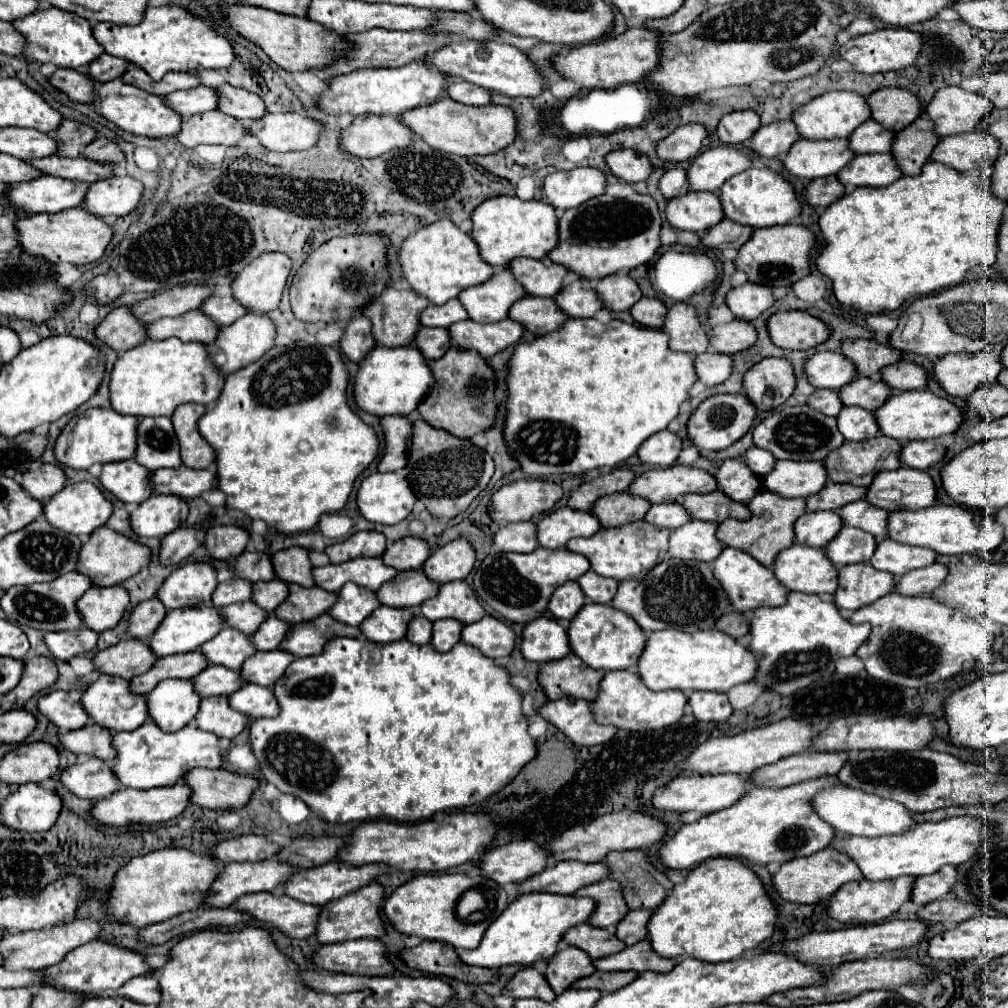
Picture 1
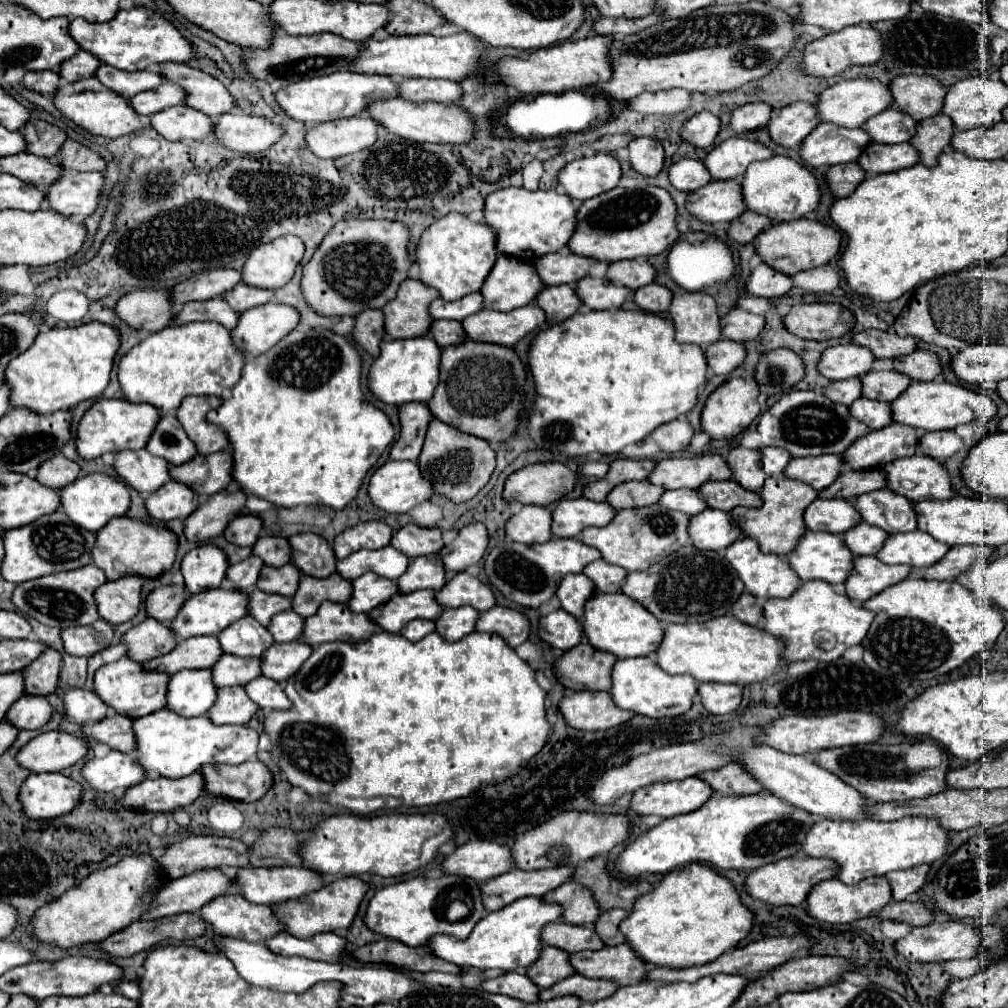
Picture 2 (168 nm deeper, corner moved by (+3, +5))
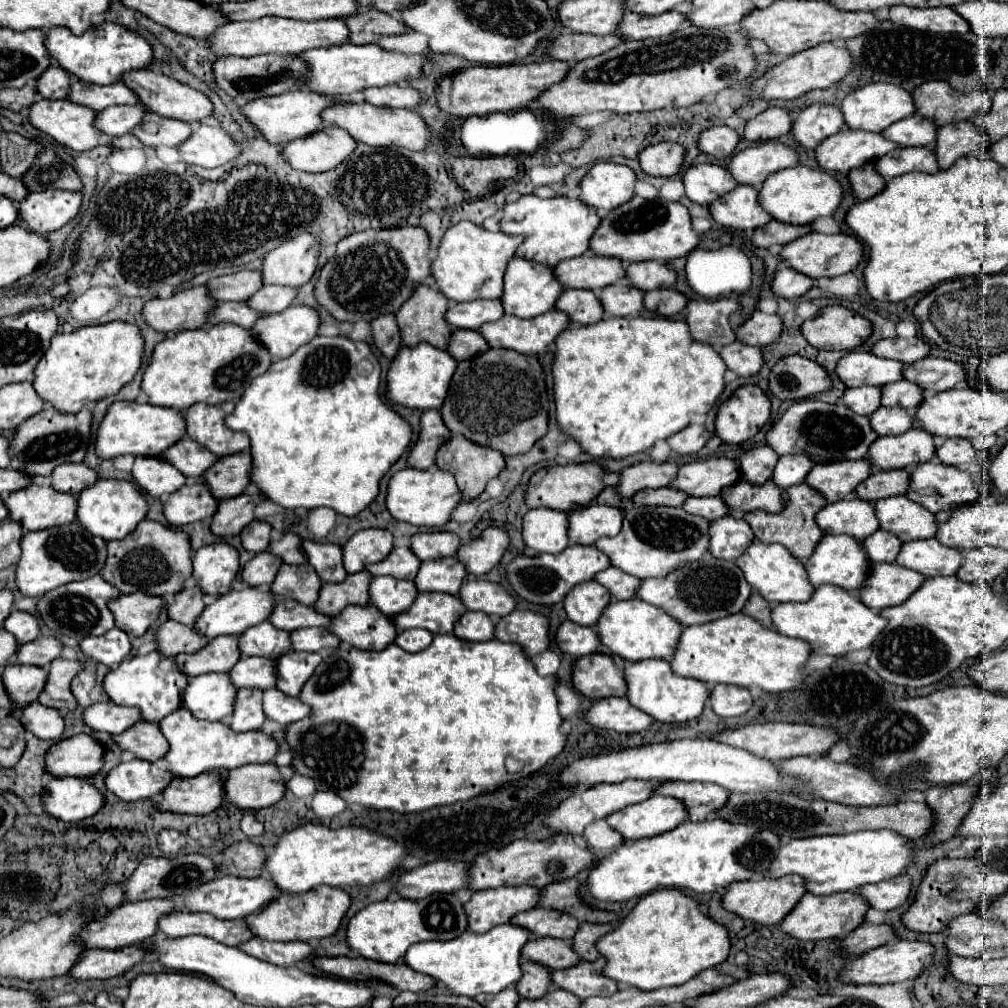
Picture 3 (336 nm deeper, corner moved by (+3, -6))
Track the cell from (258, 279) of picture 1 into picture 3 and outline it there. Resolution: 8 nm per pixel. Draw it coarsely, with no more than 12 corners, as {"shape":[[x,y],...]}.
{"shape":[[307,232],[263,260],[263,282],[307,284],[319,266],[317,236]]}

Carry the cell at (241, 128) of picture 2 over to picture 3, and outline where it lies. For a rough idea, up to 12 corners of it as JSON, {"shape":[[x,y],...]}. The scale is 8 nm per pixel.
{"shape":[[201,124],[177,146],[181,162],[217,168],[239,154],[219,126]]}

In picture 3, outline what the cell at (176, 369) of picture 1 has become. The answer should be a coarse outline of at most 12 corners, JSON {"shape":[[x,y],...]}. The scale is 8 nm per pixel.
{"shape":[[233,322],[155,346],[141,390],[185,412],[237,402],[269,350]]}

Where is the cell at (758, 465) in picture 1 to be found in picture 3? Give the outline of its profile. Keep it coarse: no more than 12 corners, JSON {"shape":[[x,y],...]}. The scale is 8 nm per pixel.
{"shape":[[781,456],[773,482],[801,484],[815,462],[809,456]]}

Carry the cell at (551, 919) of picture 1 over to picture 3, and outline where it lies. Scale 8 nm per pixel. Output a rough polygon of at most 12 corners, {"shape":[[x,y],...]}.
{"shape":[[525,928],[413,944],[403,962],[455,996],[521,978]]}

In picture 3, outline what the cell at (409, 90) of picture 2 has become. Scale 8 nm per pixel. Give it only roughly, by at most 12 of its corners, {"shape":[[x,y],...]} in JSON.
{"shape":[[409,86],[365,88],[373,106],[409,108],[421,104],[421,92]]}

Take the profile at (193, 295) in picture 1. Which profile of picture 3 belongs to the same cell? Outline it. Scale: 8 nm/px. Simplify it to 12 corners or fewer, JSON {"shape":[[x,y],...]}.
{"shape":[[259,270],[209,282],[217,302],[249,300],[263,288]]}

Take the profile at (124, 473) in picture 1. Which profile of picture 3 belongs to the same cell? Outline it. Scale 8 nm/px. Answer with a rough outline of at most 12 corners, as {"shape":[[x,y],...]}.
{"shape":[[137,456],[135,482],[155,498],[187,482],[169,460]]}

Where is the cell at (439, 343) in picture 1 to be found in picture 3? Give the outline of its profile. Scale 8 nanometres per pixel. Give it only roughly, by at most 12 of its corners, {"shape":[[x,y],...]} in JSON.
{"shape":[[453,330],[449,352],[471,360],[489,350],[477,330]]}

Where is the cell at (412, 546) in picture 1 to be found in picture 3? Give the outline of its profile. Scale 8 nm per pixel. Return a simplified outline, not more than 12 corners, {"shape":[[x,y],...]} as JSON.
{"shape":[[453,532],[415,534],[411,550],[425,560],[455,556],[461,540]]}

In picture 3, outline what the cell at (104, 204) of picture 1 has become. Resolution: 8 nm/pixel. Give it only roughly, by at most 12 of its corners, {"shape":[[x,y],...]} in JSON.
{"shape":[[79,192],[29,194],[17,206],[19,226],[41,236],[77,216]]}

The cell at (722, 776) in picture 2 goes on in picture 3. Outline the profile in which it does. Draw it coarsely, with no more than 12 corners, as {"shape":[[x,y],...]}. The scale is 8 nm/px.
{"shape":[[659,782],[683,802],[689,822],[711,818],[729,792],[711,782]]}

